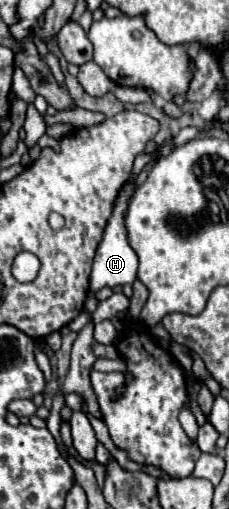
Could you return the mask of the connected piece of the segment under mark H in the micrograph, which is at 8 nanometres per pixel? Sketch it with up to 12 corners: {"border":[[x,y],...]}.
{"border":[[125,182],[95,252],[91,290],[133,284],[139,258],[125,214],[137,190]]}

